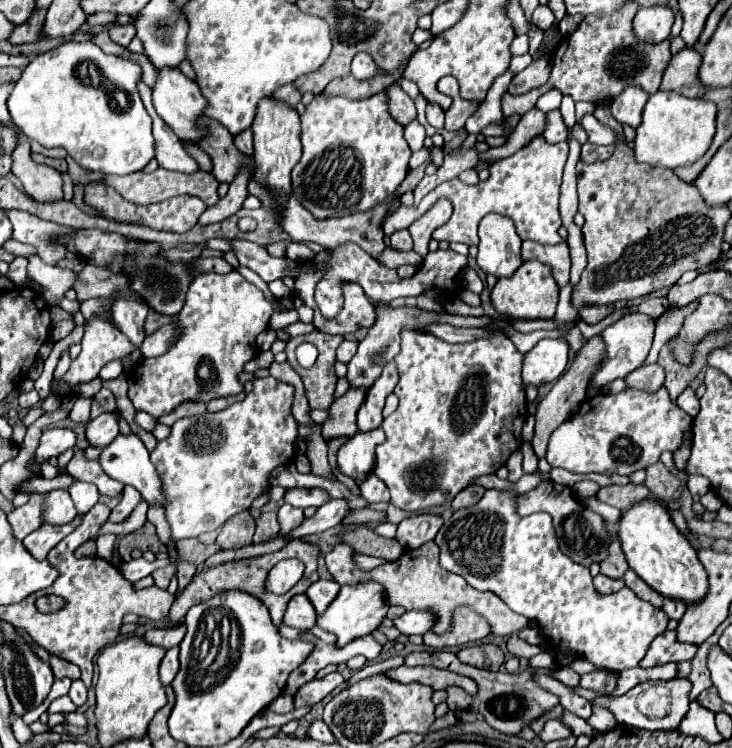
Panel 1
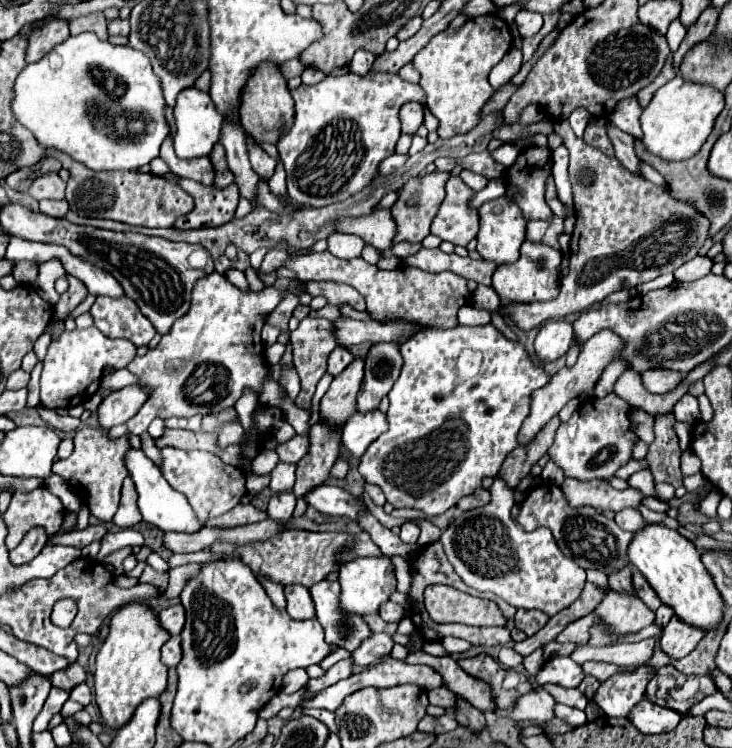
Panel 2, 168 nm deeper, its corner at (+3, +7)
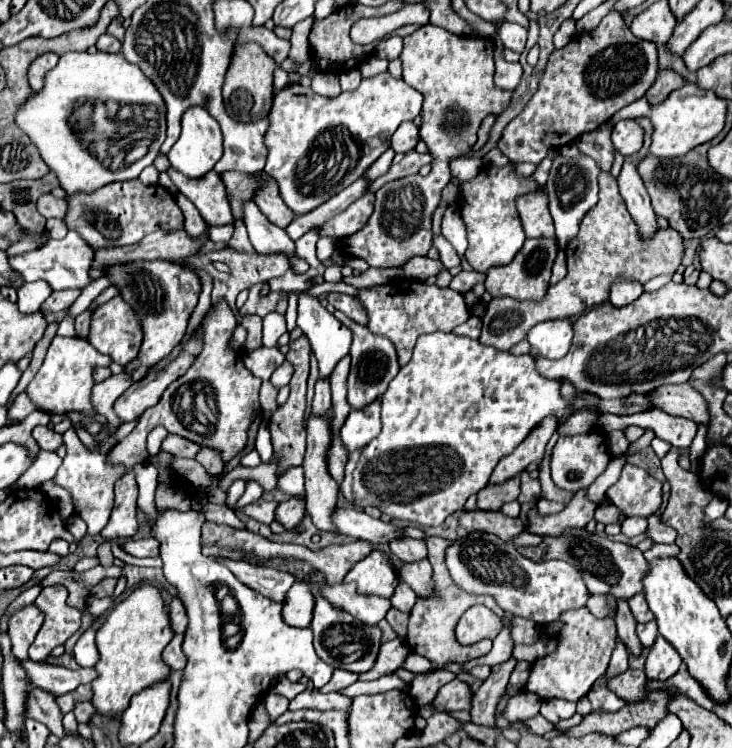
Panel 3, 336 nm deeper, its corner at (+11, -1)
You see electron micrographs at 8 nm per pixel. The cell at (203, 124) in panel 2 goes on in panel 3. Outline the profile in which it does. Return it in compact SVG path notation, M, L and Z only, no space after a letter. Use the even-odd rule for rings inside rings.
M201 106L189 108L181 118L181 136L167 154L171 166L189 178L199 178L205 172L213 170L213 166L221 158L221 154L223 154L223 138L221 138L217 120Z

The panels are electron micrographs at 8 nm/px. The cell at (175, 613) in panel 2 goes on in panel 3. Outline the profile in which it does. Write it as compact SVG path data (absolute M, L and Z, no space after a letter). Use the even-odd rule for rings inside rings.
M177 596L171 600L171 606L169 606L169 622L171 622L171 630L175 634L183 634L185 628L187 628L185 608L183 608L181 600L177 600Z

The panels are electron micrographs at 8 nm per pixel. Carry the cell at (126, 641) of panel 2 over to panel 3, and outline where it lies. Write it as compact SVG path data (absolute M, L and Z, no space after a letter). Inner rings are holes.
M141 584L135 588L107 614L95 636L99 662L95 664L97 678L91 682L91 702L101 716L121 716L127 710L133 694L167 680L169 668L163 664L161 652L171 642L171 638L173 630L169 628L169 616L163 608L159 588L151 584Z

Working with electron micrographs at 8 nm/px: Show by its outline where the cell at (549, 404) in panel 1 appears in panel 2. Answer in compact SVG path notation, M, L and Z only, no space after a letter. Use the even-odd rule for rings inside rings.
M555 416L539 434L537 438L529 444L529 446L517 446L507 458L505 464L501 464L501 472L497 476L501 476L501 480L505 480L505 484L509 484L509 488L517 488L517 484L531 472L533 464L547 454L549 446L553 444L553 436L555 430L559 426L559 416Z

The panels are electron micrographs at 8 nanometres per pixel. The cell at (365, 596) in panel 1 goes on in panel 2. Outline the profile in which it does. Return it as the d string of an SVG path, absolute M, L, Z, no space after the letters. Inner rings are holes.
M365 556L355 558L351 562L345 562L339 570L339 584L341 584L341 608L349 614L375 614L379 610L379 604L389 600L389 596L395 592L395 568L391 564L391 558L387 556Z

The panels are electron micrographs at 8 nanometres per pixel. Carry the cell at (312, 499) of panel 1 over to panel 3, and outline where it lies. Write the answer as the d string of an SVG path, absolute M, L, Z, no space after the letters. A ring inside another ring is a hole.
M335 508L331 520L339 534L347 534L367 542L391 542L399 536L401 530L393 524L385 524L381 520L371 518L357 508Z

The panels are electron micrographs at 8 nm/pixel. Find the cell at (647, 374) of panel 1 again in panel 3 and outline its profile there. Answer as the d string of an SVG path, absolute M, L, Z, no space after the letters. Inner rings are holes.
M687 382L685 384L665 384L655 388L653 392L653 402L659 410L665 410L667 414L673 416L683 416L693 422L709 422L709 412L703 396L693 390Z

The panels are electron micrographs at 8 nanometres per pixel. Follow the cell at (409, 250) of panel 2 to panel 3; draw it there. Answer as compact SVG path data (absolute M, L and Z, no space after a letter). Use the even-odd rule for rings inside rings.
M413 256L403 266L403 272L411 280L427 280L429 276L437 276L437 272L443 268L439 260L431 260L427 256Z

